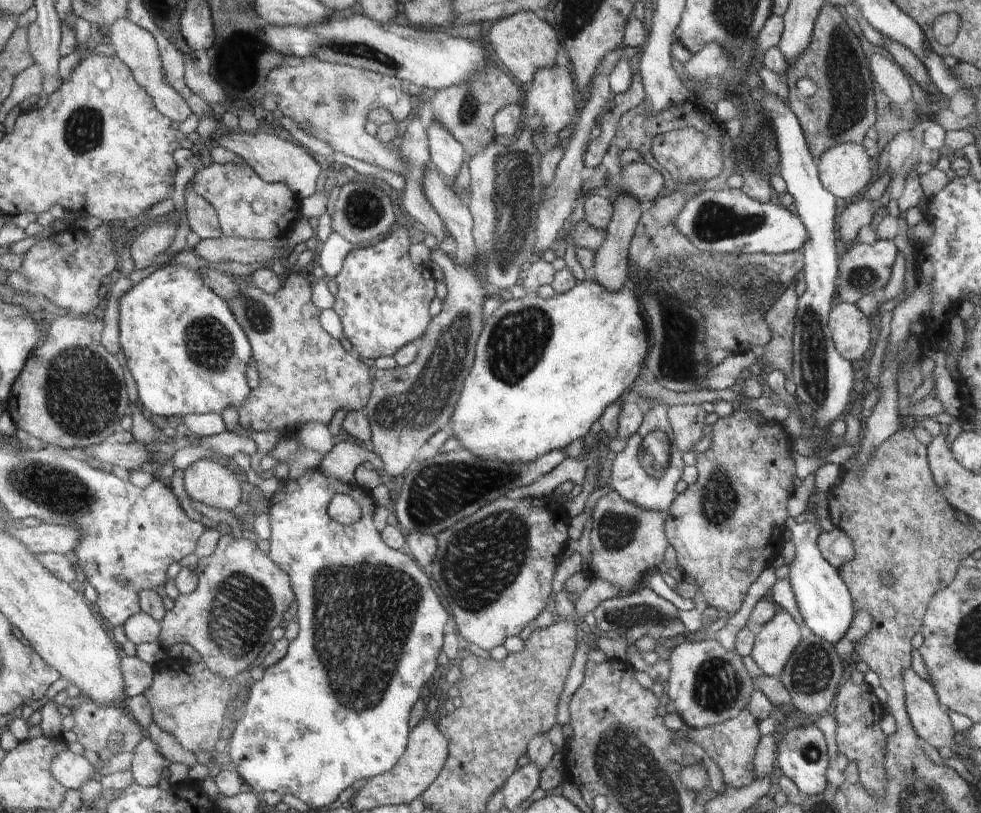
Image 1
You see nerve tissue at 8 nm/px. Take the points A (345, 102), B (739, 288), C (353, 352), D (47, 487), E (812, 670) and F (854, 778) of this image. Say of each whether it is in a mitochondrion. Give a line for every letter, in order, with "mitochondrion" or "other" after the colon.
A: mitochondrion
B: mitochondrion
C: other
D: mitochondrion
E: mitochondrion
F: other

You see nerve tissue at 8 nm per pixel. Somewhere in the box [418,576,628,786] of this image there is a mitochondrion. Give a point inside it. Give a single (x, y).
(610, 616)

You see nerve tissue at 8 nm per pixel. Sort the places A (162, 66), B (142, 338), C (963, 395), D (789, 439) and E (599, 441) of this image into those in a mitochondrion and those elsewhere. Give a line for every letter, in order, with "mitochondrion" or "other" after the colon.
A: other
B: other
C: other
D: other
E: other

